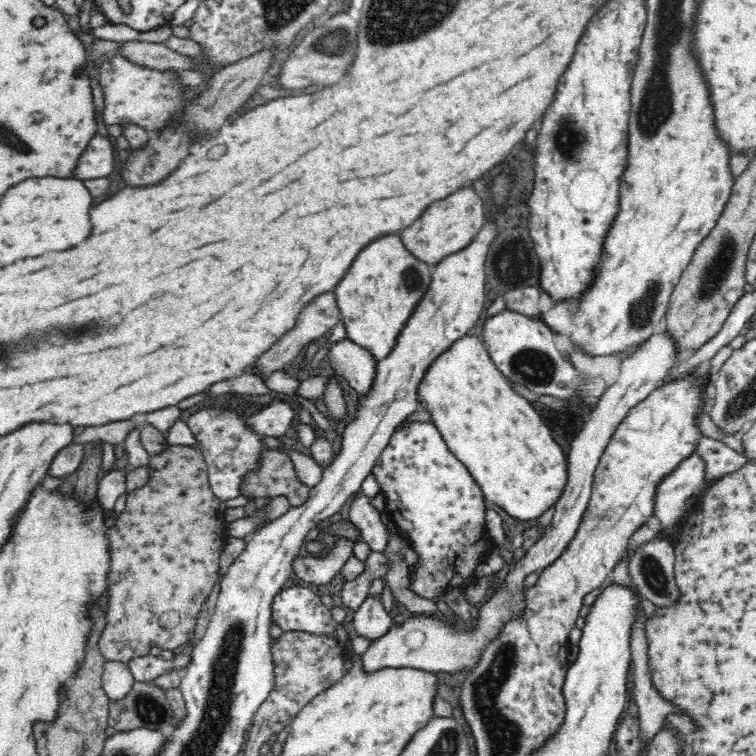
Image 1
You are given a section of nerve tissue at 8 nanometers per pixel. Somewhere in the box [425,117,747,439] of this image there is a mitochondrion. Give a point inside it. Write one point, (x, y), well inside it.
(714, 272)

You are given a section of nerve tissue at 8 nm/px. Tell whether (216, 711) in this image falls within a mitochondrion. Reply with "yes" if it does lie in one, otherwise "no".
yes

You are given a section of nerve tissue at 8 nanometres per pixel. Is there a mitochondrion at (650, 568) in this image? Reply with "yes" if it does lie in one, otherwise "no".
yes

